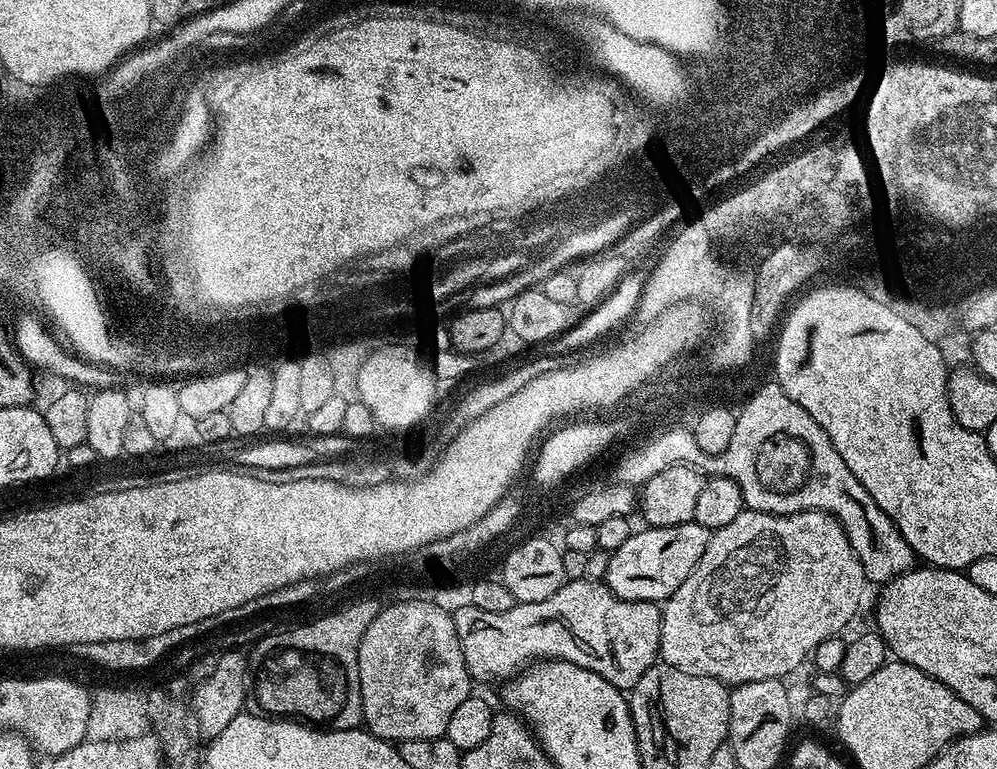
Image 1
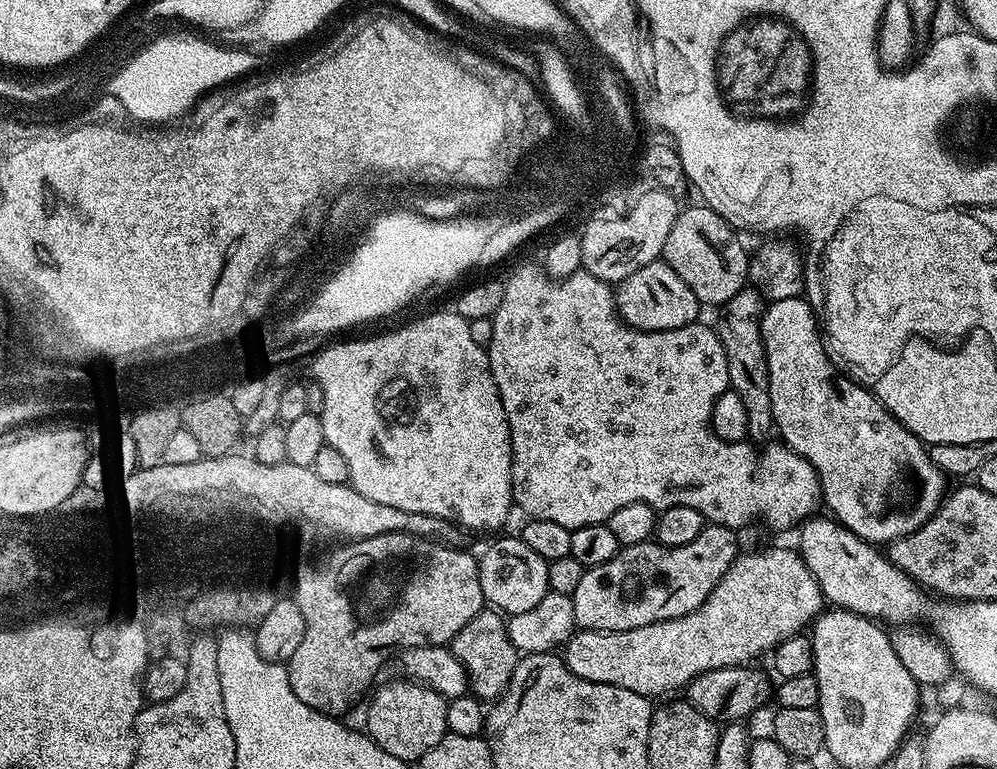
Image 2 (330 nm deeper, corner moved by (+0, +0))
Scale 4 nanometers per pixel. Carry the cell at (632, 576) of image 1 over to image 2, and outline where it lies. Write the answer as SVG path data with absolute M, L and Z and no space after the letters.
M709 523L686 546L668 548L665 544L629 544L602 566L594 566L582 574L578 590L571 596L576 627L590 632L621 632L654 622L682 618L702 606L718 586L722 574L738 555L737 533L720 524Z

